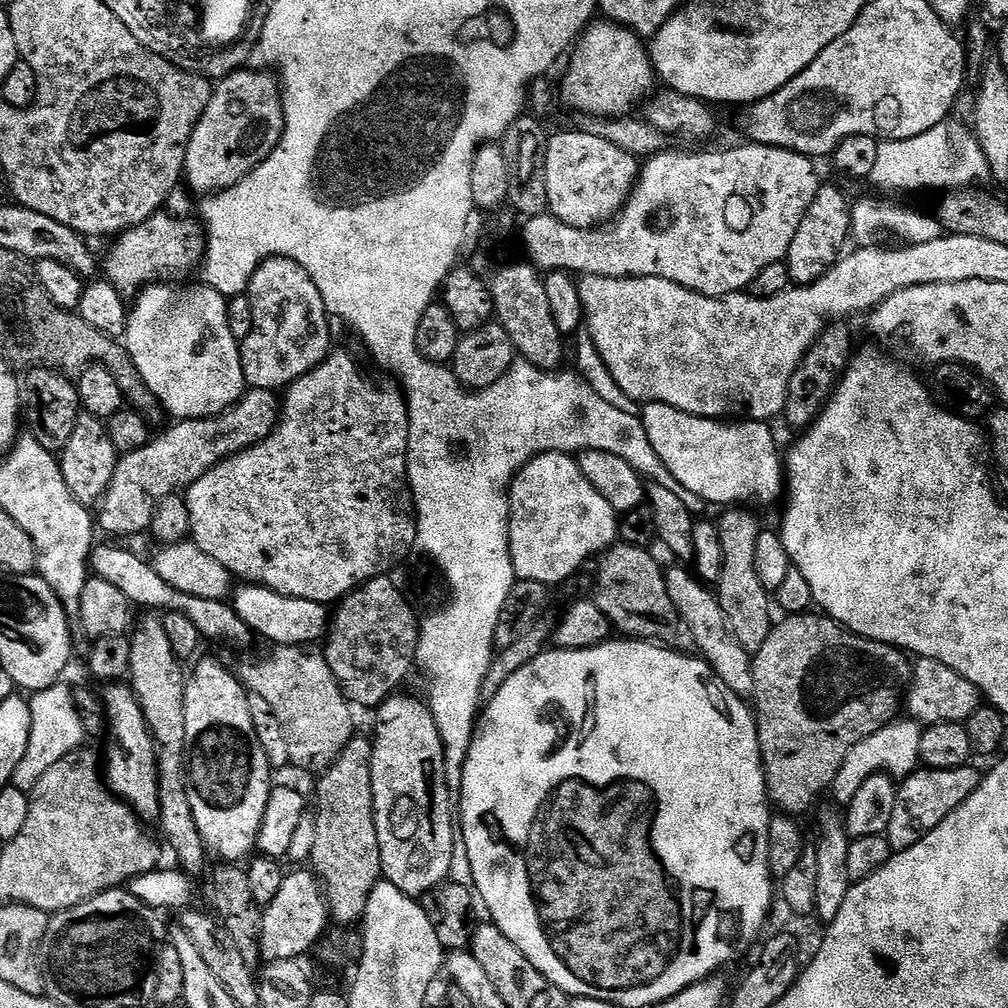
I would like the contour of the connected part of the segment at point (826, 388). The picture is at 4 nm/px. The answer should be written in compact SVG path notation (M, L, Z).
M844 322L829 323L824 333L810 346L810 350L794 370L786 394L786 406L782 413L783 419L788 419L790 427L800 428L799 430L811 428L812 423L824 412L824 407L832 395L836 393L840 379L848 371L854 359L852 332L846 325Z

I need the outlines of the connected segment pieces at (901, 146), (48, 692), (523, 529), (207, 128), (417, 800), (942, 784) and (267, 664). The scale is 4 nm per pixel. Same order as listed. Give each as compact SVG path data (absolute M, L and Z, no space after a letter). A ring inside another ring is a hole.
M945 122L905 140L886 140L878 146L878 166L871 183L888 192L924 192L927 188L961 190L988 180L986 154L971 131L960 124Z
M64 682L55 684L31 697L30 742L22 762L19 762L18 768L14 770L11 787L31 793L32 788L38 786L38 782L42 782L42 774L46 774L46 770L50 770L50 766L54 766L58 758L66 758L66 754L70 754L85 743L82 718L78 718L72 688L66 684Z
M547 452L535 456L524 467L510 489L512 509L508 515L508 541L517 577L549 586L568 580L588 559L599 557L618 540L618 513L590 484L577 461L566 452Z
M237 70L231 72L226 77L223 77L215 85L212 97L210 98L210 106L206 106L206 110L202 114L202 118L198 122L198 126L194 126L194 134L188 143L186 150L186 162L184 163L183 179L186 184L189 184L196 192L204 192L203 194L219 194L228 188L235 186L239 180L246 178L253 170L257 168L265 158L270 155L273 150L278 146L278 142L284 133L284 99L280 97L280 82L279 79L271 71L268 70Z
M392 694L378 708L385 720L376 728L372 746L372 797L374 826L382 858L382 876L398 890L413 898L423 898L450 877L450 858L454 855L454 829L450 827L450 790L446 786L446 766L442 738L432 713L423 699Z
M973 766L955 768L954 770L934 770L921 767L909 776L903 777L902 783L896 789L896 801L894 802L894 814L890 818L890 826L886 833L893 853L910 850L930 830L934 830L949 814L974 790L978 790L982 779L982 772Z
M298 645L273 647L269 656L260 656L257 660L242 665L240 670L238 669L238 679L251 695L266 698L266 703L274 710L282 726L282 734L286 738L286 750L291 767L305 768L308 772L320 774L336 760L338 754L352 740L354 708L340 688L339 681L327 666L327 658L324 657L323 651L315 652L313 648L315 647Z

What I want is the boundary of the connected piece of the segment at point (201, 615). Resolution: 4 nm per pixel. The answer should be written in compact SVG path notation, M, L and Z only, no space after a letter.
M97 543L90 555L91 571L117 590L126 594L128 603L140 610L155 610L157 613L177 612L190 618L194 626L198 626L198 634L205 640L213 640L216 644L225 644L228 648L244 648L251 640L254 633L248 628L242 618L236 616L231 603L210 598L198 598L194 594L182 594L182 590L174 590L157 575L155 567L148 564L136 552L128 548L111 548L108 544Z

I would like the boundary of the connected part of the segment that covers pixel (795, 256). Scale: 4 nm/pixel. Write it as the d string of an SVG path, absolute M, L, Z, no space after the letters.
M821 187L810 210L806 210L806 218L802 218L802 226L798 226L798 234L794 234L794 242L790 242L786 263L793 285L812 284L826 275L849 247L847 244L848 240L850 244L851 236L852 204L850 200L844 197L844 192L840 188Z

